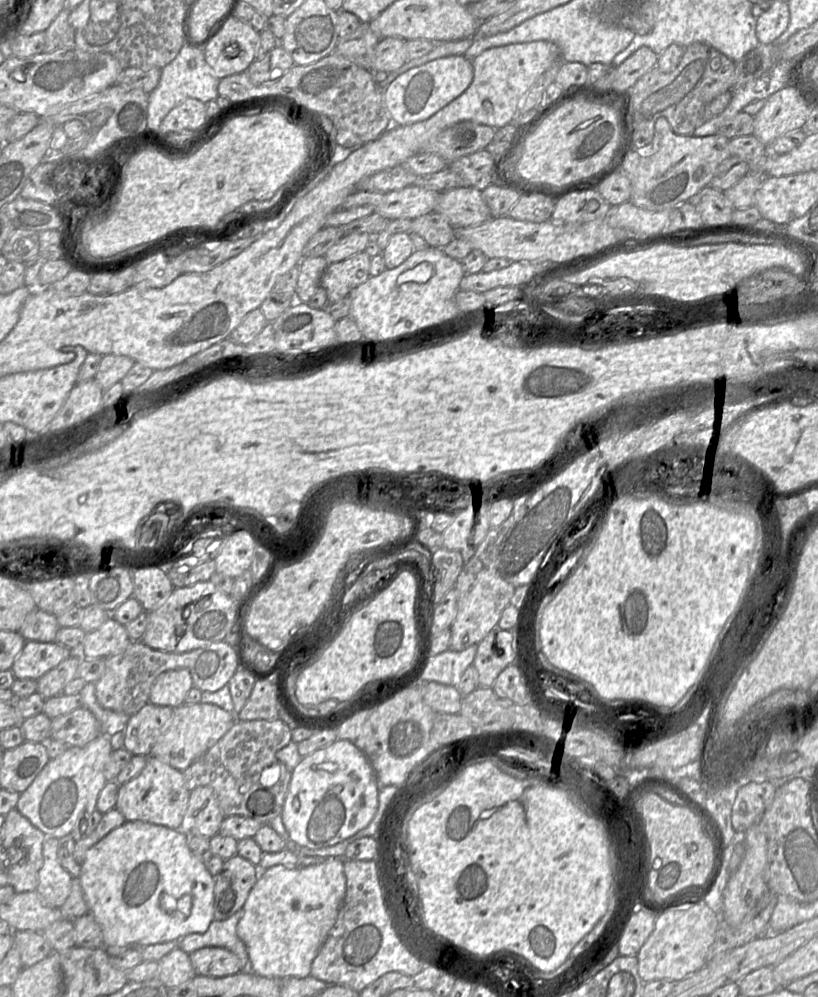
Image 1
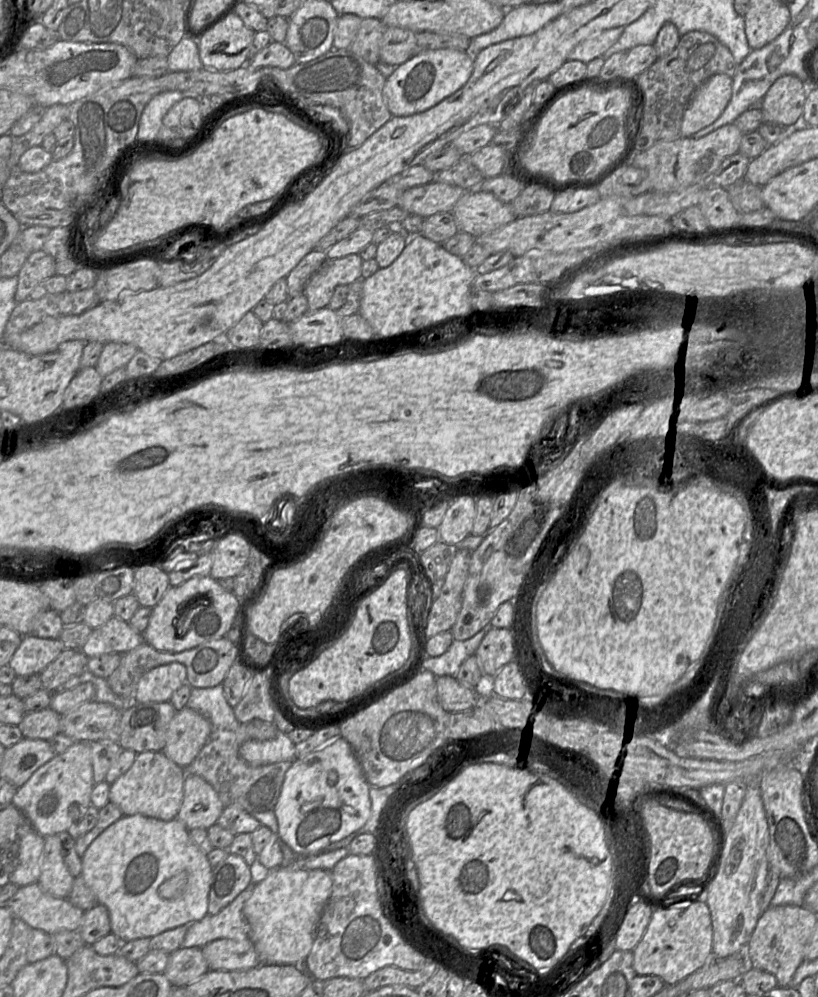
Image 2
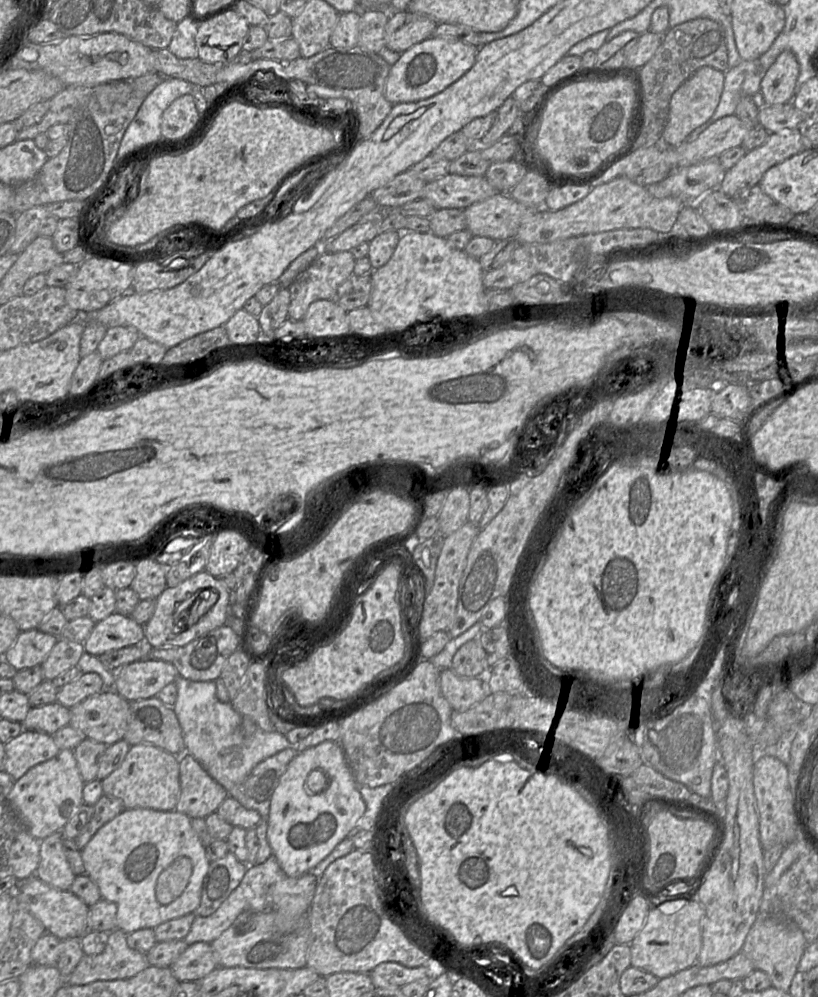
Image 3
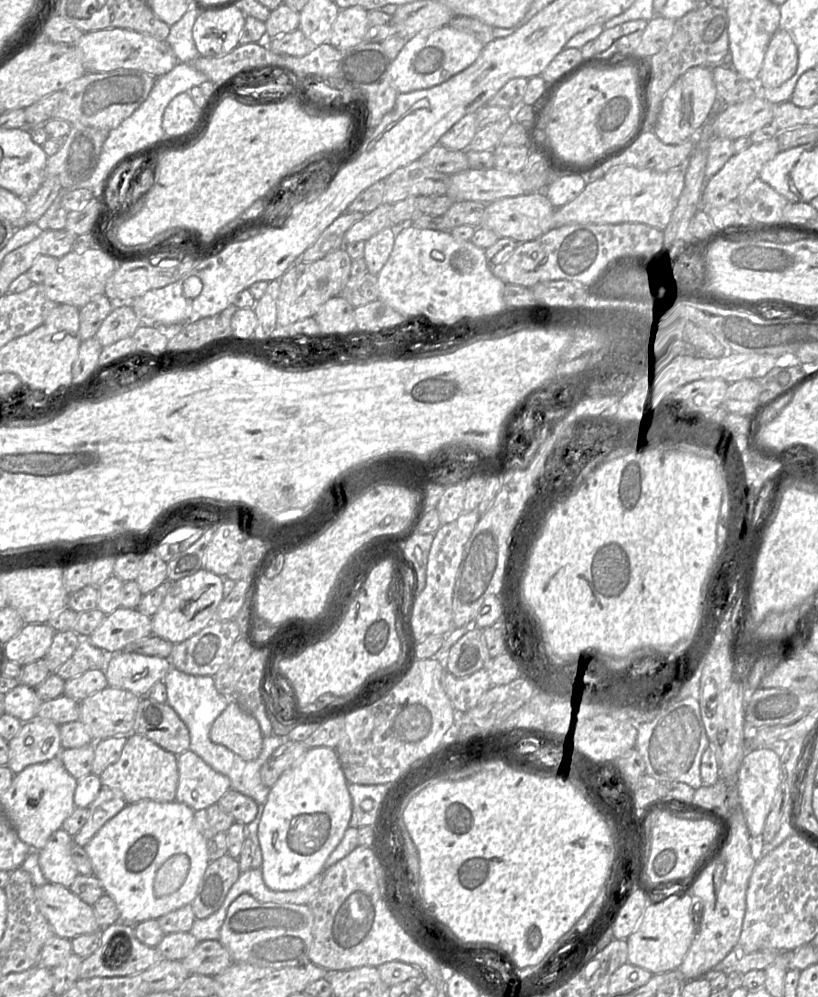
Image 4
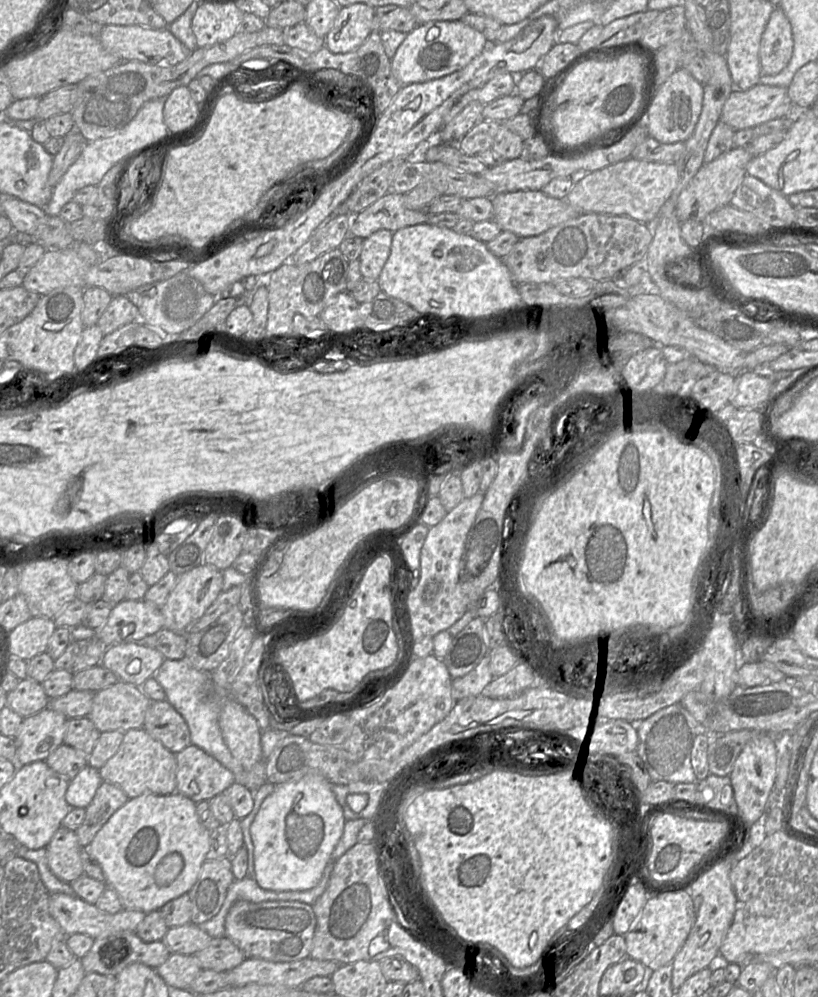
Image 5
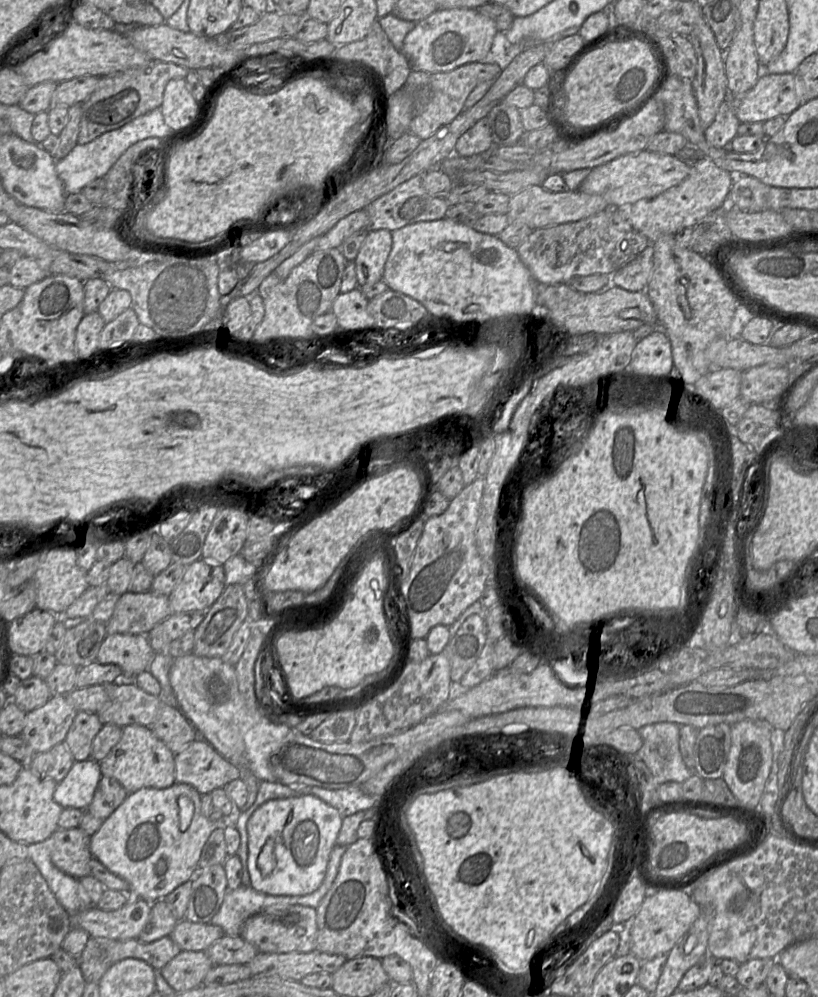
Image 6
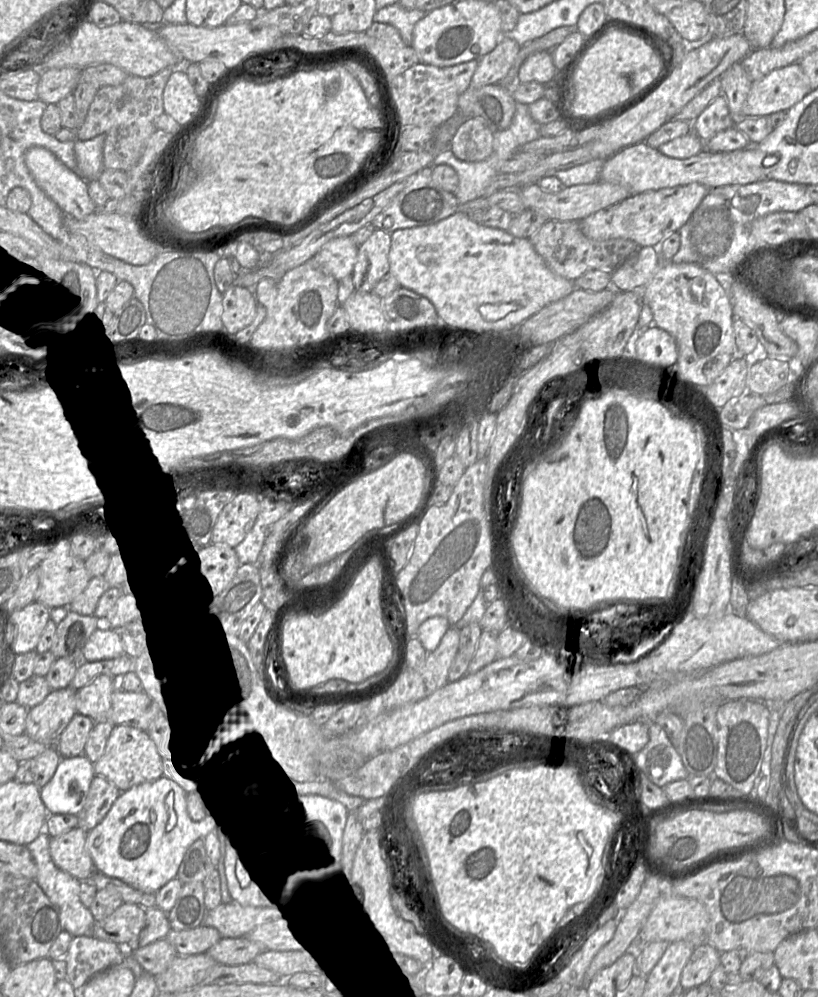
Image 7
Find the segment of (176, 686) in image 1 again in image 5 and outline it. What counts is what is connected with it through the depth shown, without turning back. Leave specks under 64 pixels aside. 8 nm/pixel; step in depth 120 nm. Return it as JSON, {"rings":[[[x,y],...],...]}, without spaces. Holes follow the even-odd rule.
{"rings":[[[127,642],[106,648],[101,659],[101,665],[115,673],[119,681],[141,687],[148,678],[155,675],[165,659],[164,655],[156,649],[136,642]]]}

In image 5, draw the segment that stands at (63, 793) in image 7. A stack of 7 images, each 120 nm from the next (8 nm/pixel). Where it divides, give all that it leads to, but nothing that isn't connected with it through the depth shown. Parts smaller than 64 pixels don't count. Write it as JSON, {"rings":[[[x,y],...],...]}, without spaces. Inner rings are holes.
{"rings":[[[87,764],[69,781],[65,794],[71,808],[86,808],[103,782],[99,770]]]}

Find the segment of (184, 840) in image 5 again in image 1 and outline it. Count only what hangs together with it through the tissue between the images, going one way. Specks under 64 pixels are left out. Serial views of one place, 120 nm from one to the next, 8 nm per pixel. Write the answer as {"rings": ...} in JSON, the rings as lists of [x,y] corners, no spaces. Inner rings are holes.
{"rings":[[[126,821],[87,850],[84,861],[81,864],[79,880],[88,906],[88,911],[102,930],[103,947],[146,947],[158,943],[179,941],[188,934],[204,933],[214,920],[215,877],[209,873],[206,865],[192,853],[188,846],[188,837],[180,829],[171,829],[144,821]],[[184,895],[190,895],[192,901],[192,909],[188,917],[185,917],[177,910],[177,902]]]}

